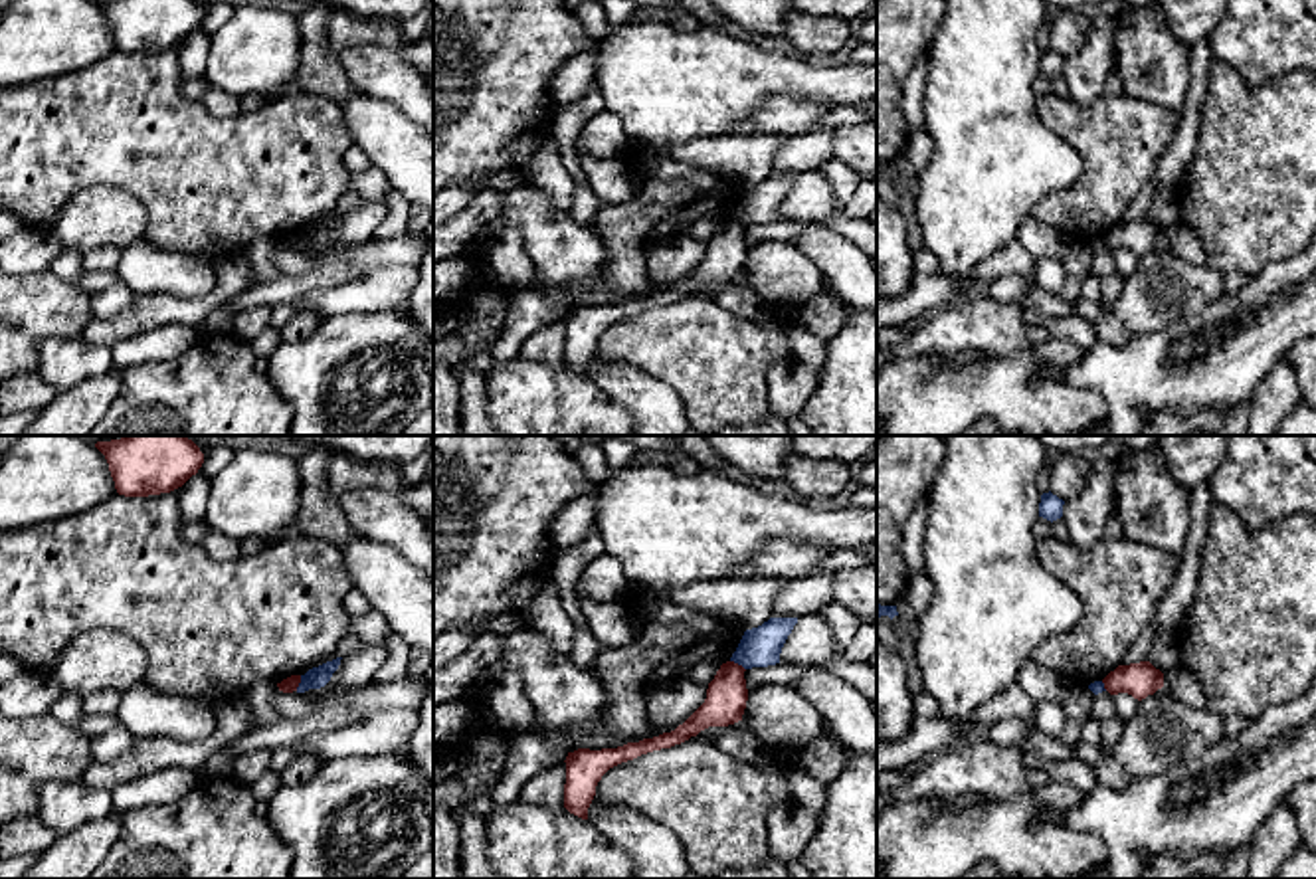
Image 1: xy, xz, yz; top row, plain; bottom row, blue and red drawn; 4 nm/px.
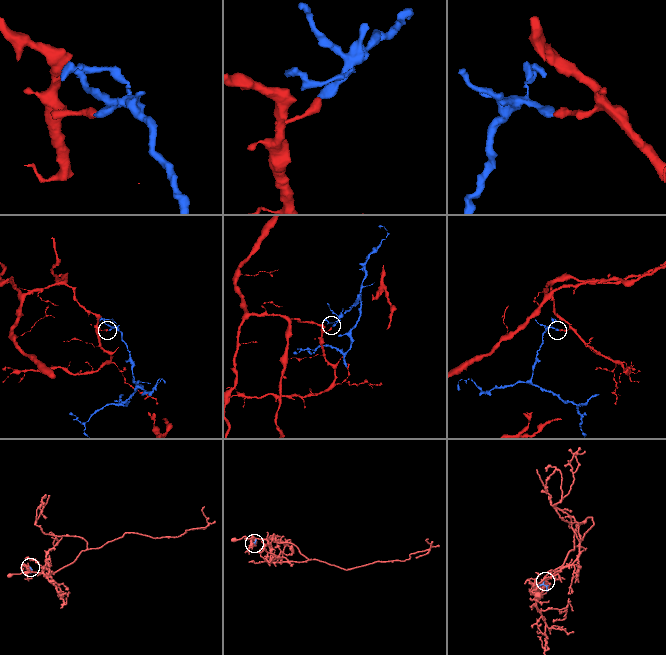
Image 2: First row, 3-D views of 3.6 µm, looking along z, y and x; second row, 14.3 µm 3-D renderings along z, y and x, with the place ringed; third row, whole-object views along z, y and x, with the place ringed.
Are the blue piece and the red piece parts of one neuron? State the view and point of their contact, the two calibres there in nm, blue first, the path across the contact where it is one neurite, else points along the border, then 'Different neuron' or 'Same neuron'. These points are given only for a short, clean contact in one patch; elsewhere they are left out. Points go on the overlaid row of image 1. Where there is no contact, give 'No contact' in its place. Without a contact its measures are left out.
Touches blue at xy (299, 683). Thickness 90 nm (blue) against 60 nm. Boundary: xy (301, 676), (295, 689). Different neuron

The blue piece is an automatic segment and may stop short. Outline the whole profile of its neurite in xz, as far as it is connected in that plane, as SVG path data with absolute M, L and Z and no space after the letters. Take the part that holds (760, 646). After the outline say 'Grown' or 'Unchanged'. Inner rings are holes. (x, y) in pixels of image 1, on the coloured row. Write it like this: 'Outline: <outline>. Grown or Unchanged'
Outline: M770 618L758 628L746 630L730 661L744 669L780 663L782 647L798 618Z. Unchanged

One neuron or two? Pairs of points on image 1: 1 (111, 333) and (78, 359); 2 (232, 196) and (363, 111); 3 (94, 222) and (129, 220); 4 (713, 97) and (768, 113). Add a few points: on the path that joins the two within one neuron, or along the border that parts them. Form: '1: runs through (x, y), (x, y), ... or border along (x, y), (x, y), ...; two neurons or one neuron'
1: border along (80, 337), (109, 349); two neurons
2: border along (337, 103), (355, 143); two neurons
3: runs through (101, 220), (121, 220); one neuron
4: border along (798, 101), (768, 97), (725, 133); two neurons

